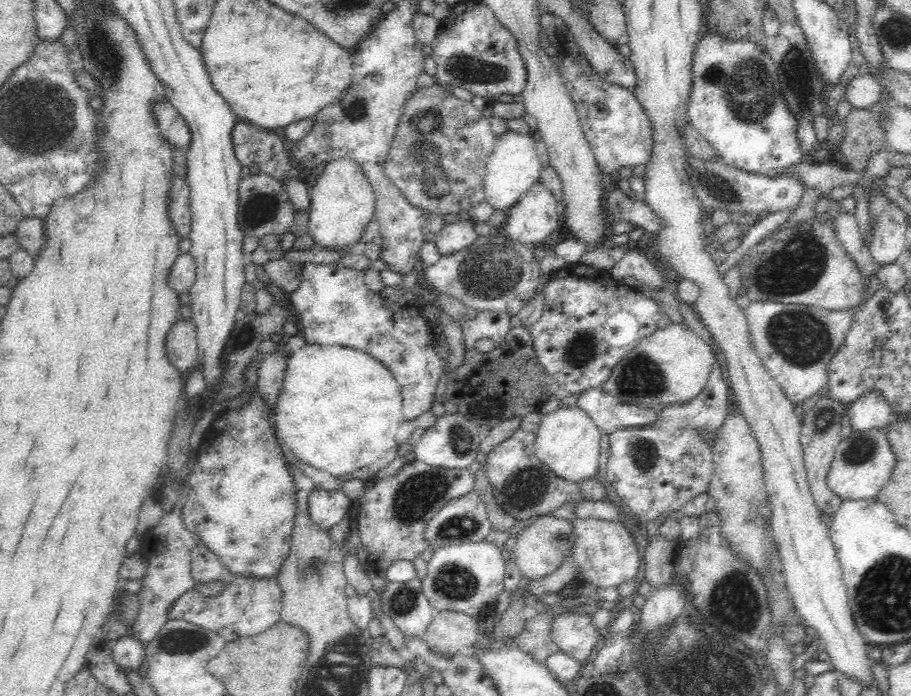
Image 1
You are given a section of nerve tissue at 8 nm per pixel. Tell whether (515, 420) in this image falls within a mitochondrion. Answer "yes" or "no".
no

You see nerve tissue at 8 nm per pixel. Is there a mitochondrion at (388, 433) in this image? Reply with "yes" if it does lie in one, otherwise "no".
no

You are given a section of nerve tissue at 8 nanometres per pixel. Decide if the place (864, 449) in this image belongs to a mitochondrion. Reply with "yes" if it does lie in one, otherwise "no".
yes

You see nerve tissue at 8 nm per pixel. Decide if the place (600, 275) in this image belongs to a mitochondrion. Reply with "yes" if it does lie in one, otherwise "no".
no

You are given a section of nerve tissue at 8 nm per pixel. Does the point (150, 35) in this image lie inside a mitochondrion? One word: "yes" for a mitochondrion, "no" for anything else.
no

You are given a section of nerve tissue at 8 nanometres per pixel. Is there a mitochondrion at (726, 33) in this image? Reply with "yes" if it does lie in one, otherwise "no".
yes

